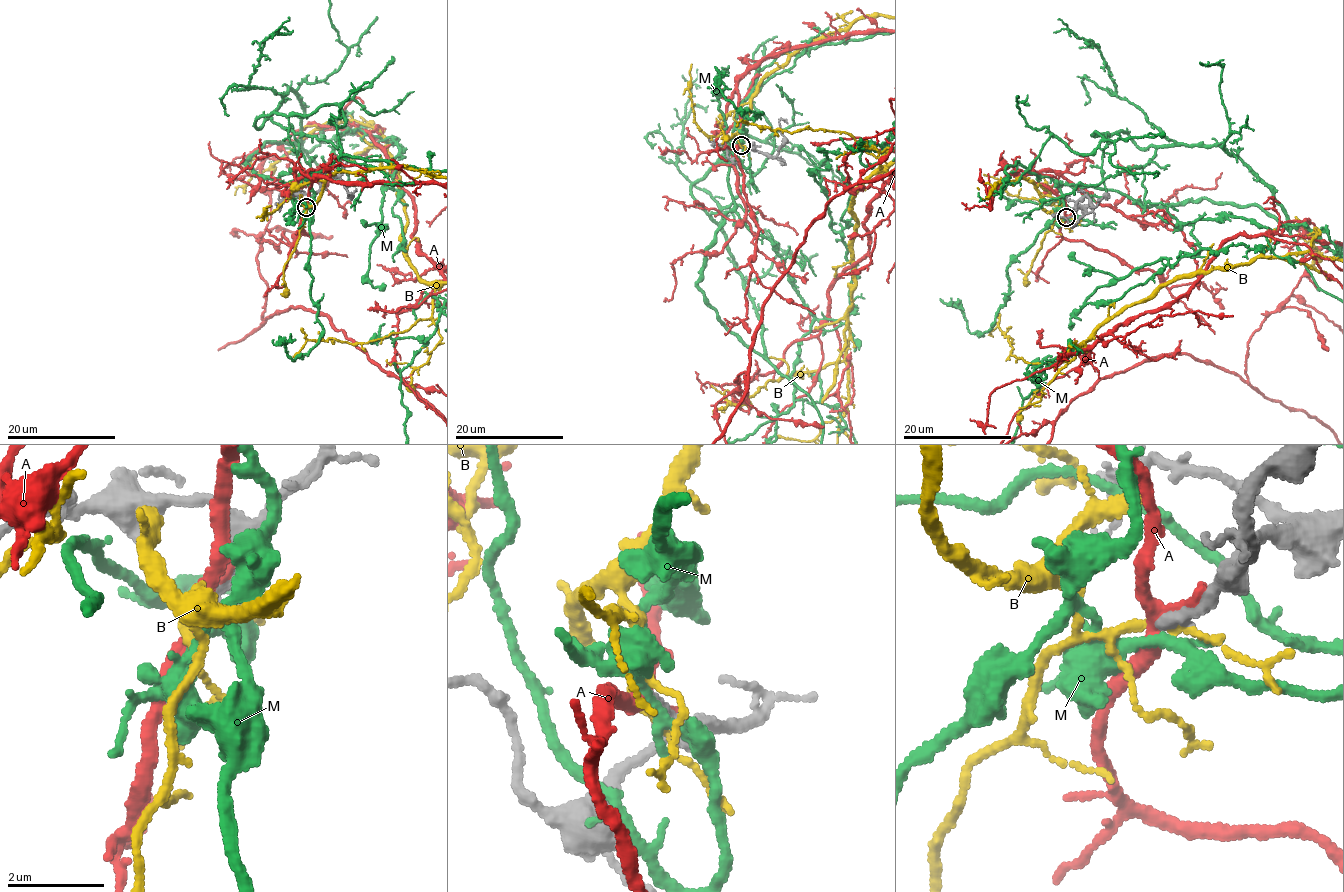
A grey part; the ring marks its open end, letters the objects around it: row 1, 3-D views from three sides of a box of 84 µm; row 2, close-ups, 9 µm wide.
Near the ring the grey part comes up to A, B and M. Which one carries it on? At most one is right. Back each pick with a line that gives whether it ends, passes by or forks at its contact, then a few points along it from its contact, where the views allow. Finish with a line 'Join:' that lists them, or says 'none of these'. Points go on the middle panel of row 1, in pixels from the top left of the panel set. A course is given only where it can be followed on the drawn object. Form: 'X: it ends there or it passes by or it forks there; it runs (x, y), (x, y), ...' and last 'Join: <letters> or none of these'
Join: none of these

